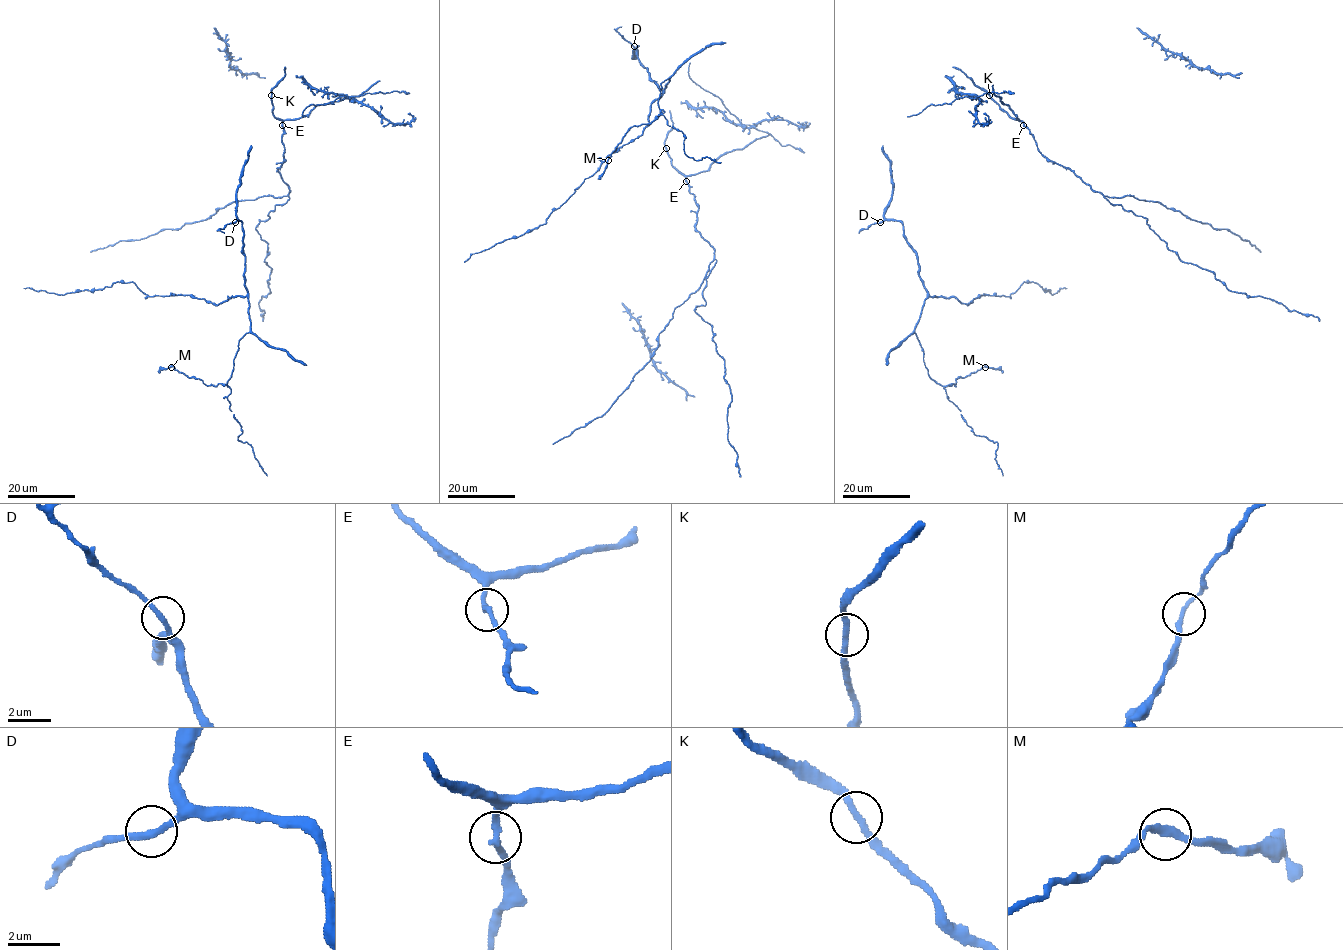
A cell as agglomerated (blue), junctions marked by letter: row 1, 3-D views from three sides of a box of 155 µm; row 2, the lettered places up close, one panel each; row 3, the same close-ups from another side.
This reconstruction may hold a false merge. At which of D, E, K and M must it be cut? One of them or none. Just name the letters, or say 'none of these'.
none of these

